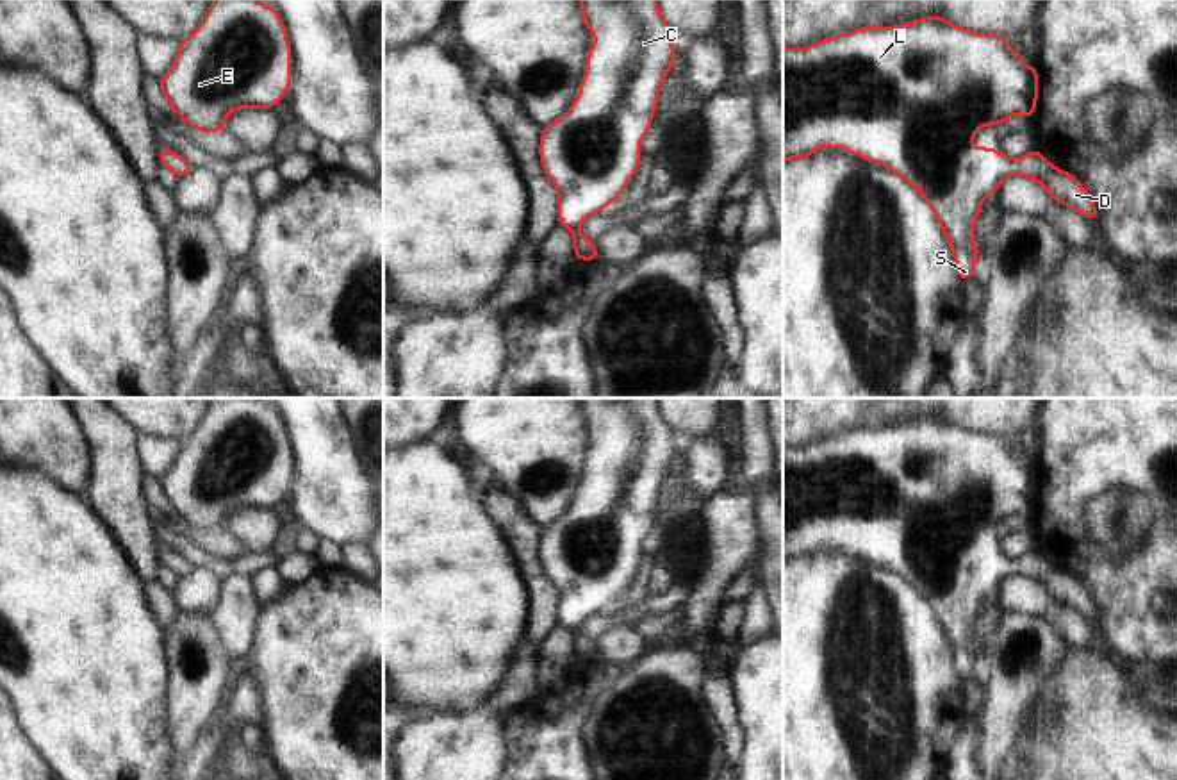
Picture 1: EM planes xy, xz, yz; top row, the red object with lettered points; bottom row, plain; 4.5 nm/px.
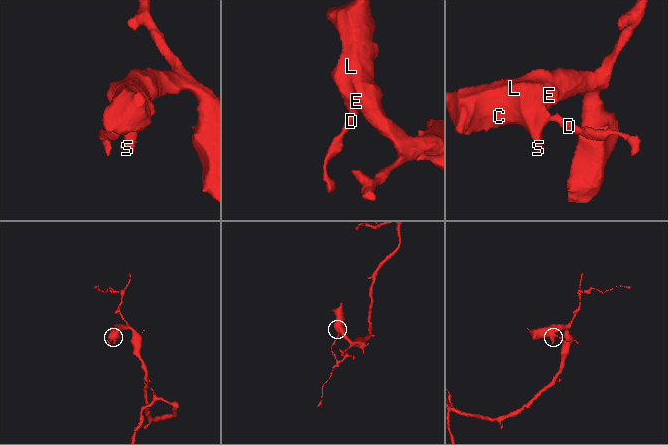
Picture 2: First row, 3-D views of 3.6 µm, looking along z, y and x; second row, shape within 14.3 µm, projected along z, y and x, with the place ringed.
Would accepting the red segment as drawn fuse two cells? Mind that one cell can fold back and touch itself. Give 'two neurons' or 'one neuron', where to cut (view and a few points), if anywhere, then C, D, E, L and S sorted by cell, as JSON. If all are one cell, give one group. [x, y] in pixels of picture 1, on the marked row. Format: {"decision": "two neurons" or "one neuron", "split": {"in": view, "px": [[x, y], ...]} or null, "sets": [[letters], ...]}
{"decision": "one neuron", "split": null, "sets": [["C", "D", "E", "L", "S"]]}

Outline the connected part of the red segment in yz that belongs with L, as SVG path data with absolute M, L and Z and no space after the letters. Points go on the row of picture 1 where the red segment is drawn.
M938 14L893 27L856 27L852 34L829 36L822 41L815 41L808 48L783 48L783 162L790 159L804 159L815 155L817 148L847 148L851 157L861 155L863 162L883 162L888 171L902 177L931 205L938 225L952 250L952 257L956 261L956 275L965 282L972 280L974 266L977 262L974 223L981 218L979 207L988 195L995 193L1000 187L1009 173L1038 182L1045 189L1047 196L1054 198L1058 203L1077 211L1086 220L1099 221L1097 205L1084 186L1072 173L1058 170L1052 162L1049 162L1038 148L1033 148L1020 159L1009 159L999 148L972 146L972 137L977 134L979 129L986 125L1004 125L1006 120L1013 114L1033 118L1036 112L1036 100L1038 68L1024 64L1020 57L1011 50L1011 43L1000 34L975 34L965 27L952 25L949 20Z

